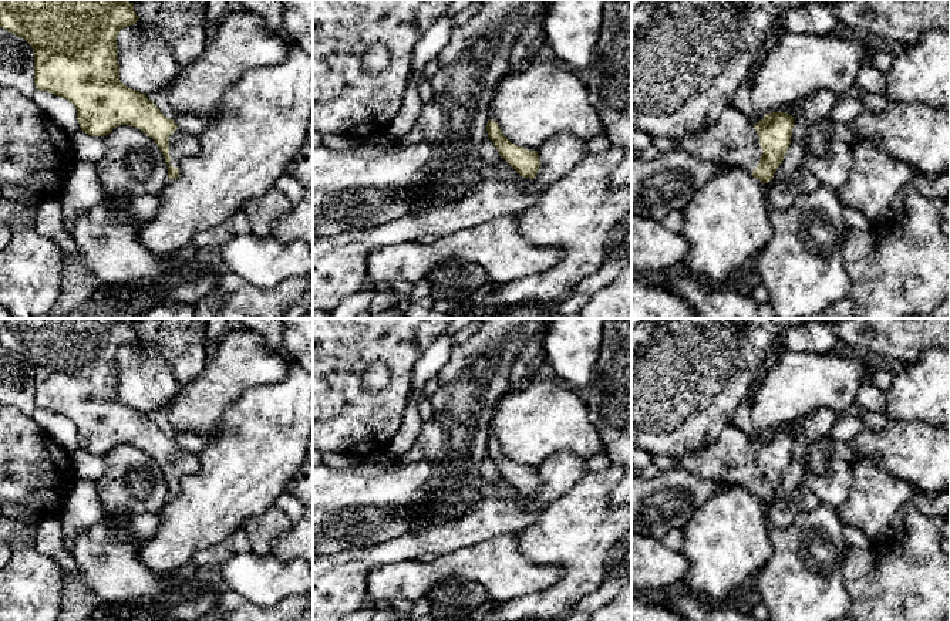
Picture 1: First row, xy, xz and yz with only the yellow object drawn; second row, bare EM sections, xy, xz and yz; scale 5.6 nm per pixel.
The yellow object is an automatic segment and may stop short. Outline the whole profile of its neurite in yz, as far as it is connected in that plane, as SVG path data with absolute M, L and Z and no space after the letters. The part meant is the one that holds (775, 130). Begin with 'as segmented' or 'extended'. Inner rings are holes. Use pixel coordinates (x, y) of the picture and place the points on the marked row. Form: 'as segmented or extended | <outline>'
extended | M728 107L712 126L681 136L676 146L703 161L737 165L768 183L791 145L794 117L765 114L754 124L737 107Z

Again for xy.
extended | M0 0L0 27L24 38L33 47L36 88L70 101L77 109L81 131L91 136L105 136L119 125L141 129L161 149L168 165L169 179L176 179L182 159L199 153L199 139L196 135L182 131L174 119L166 118L148 99L146 94L141 94L121 82L117 36L121 28L137 21L139 20L134 3L128 0Z

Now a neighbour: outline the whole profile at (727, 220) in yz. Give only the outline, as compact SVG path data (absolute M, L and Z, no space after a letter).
M737 165L714 175L681 212L684 222L680 234L688 242L688 252L683 263L693 276L700 277L708 284L720 286L728 283L730 274L740 269L749 257L757 257L774 234L764 183L755 179L747 169Z

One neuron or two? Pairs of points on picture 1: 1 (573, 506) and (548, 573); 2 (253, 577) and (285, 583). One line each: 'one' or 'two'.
1: two
2: one

